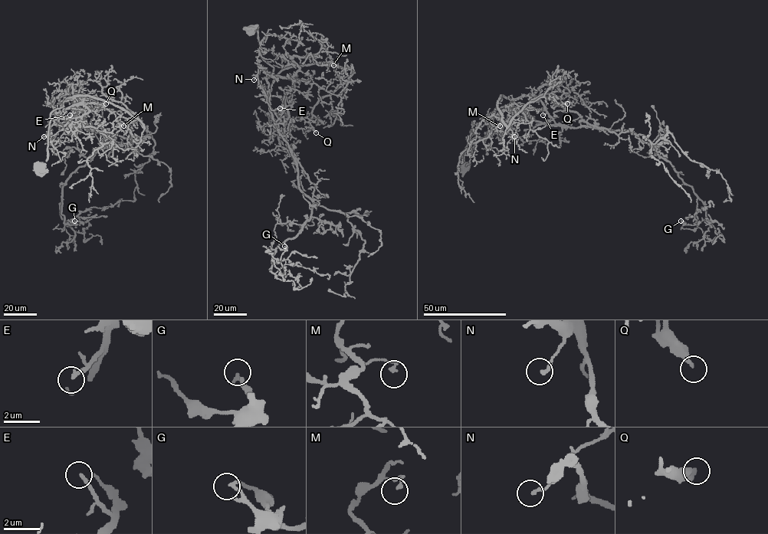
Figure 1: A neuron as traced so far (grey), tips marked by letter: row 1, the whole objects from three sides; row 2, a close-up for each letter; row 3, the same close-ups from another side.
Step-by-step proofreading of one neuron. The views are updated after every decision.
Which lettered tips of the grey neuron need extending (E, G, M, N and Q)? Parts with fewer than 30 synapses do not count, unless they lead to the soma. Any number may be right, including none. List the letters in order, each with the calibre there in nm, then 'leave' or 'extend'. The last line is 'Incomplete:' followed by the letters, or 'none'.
E: 200 nm thick; extend
G: 180 nm thick; leave
M: 180 nm thick; leave
N: 170 nm thick; leave
Q: 320 nm thick; leave
Incomplete: E

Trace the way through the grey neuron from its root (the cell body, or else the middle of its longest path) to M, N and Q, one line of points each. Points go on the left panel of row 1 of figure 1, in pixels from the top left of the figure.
M: (39, 165), (47, 157), (50, 113), (70, 97), (95, 96), (122, 107), (132, 116), (120, 117), (123, 126)
N: (39, 165), (44, 164), (47, 157), (50, 113), (63, 107), (60, 115), (44, 136)
Q: (39, 165), (47, 157), (54, 110), (77, 105), (83, 98), (75, 96), (89, 99), (92, 107), (106, 103)

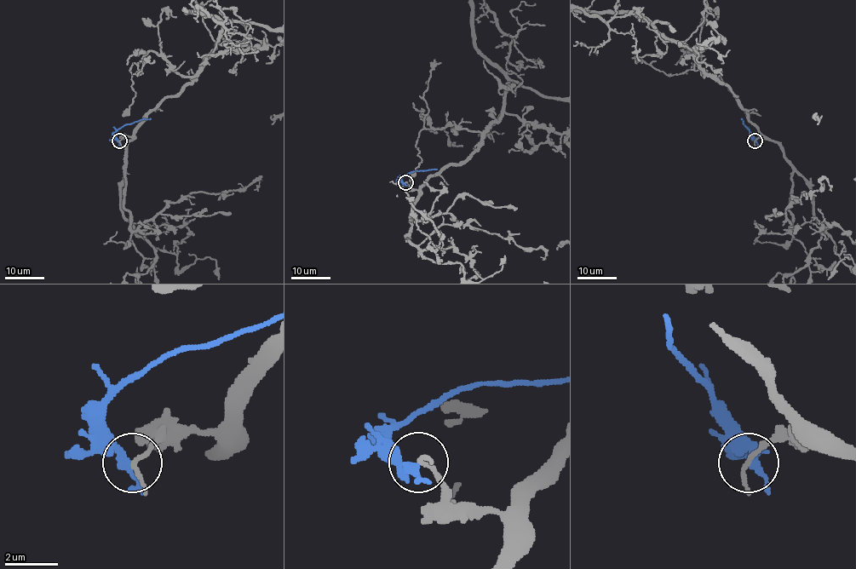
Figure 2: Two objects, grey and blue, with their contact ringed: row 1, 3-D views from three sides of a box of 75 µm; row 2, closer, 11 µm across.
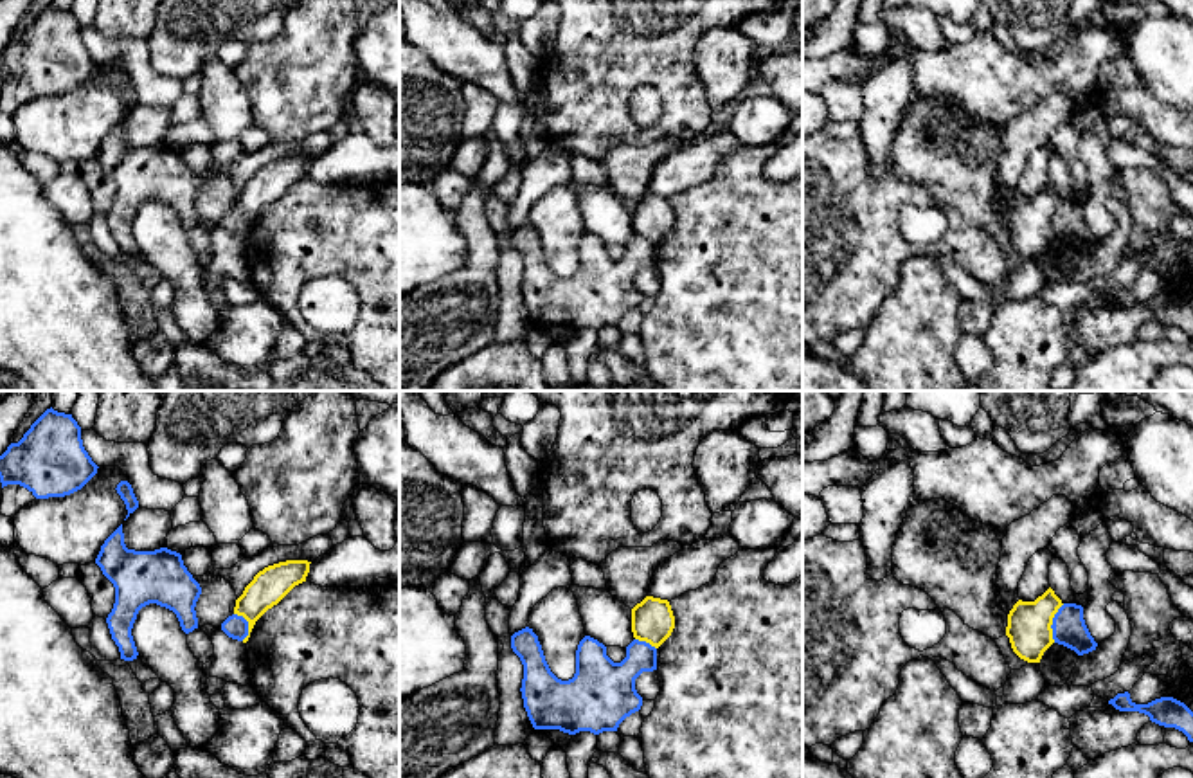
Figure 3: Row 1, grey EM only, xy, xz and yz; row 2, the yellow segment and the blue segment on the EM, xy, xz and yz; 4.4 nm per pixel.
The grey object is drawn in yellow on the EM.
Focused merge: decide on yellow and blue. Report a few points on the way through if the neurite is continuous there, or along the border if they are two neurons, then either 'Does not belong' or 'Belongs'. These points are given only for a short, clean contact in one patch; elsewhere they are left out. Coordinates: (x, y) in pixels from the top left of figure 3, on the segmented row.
Boundary: yz (1064, 604), (1053, 618), (1053, 642). Does not belong

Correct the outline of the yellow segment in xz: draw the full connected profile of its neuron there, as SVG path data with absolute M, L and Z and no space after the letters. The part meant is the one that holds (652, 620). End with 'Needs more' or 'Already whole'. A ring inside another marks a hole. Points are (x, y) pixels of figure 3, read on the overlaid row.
M646 596L632 609L632 632L659 648L673 632L675 616L668 600Z. Already whole

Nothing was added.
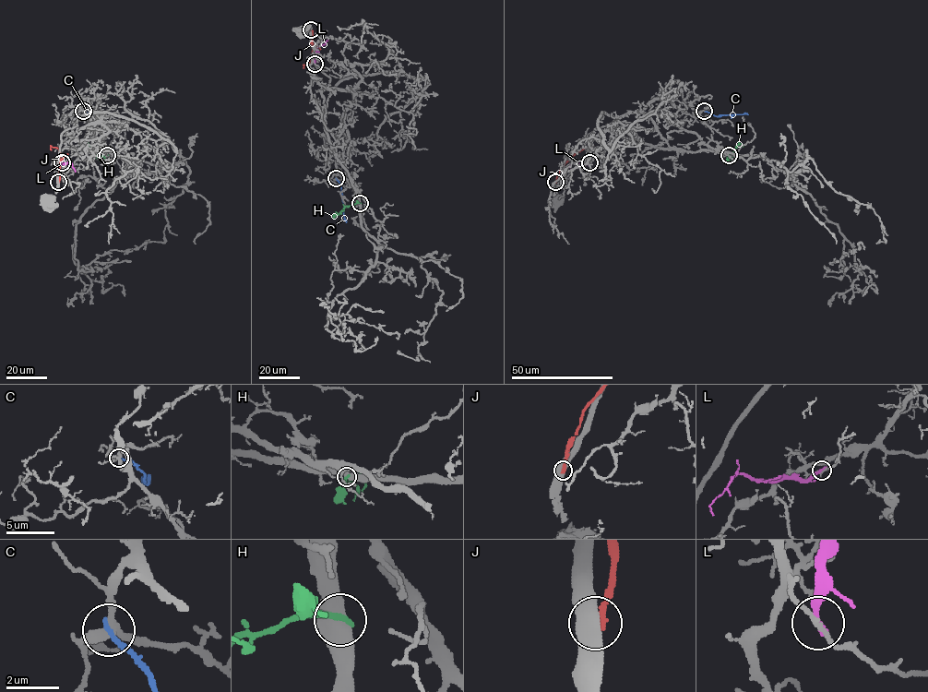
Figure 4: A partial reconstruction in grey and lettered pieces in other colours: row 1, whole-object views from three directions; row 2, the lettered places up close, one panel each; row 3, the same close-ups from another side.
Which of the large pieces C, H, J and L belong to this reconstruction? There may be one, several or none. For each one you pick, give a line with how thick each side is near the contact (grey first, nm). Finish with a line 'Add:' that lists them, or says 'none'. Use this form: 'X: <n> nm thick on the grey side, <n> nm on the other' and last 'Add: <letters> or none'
Add: none

